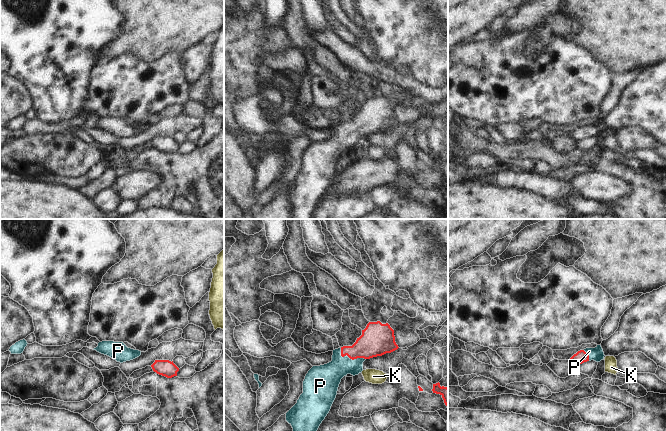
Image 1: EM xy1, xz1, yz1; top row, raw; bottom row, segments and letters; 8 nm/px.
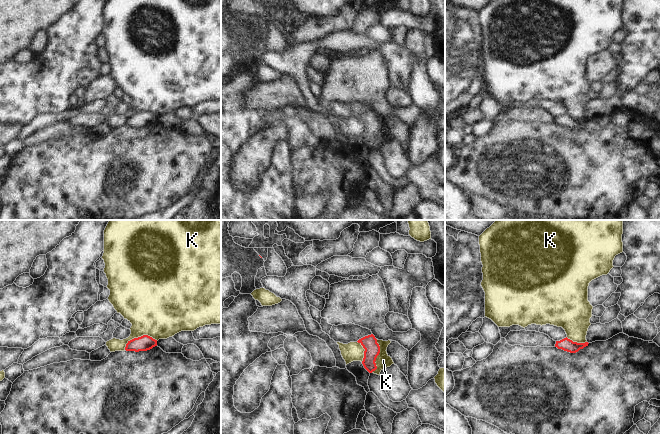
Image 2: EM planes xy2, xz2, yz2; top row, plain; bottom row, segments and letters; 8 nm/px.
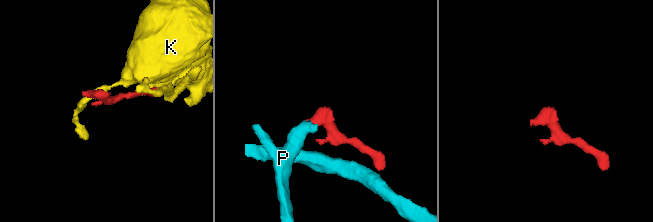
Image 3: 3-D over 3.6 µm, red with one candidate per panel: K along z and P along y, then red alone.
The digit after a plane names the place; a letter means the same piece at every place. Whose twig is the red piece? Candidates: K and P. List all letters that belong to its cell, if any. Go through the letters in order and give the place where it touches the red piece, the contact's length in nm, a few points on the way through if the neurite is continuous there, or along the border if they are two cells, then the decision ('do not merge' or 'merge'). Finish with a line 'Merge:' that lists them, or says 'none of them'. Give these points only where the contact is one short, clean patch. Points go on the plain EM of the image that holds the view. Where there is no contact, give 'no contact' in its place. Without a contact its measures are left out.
K: contact xy2 (139, 113); length 280 nm; border xy2 (157, 116), (147, 111), (141, 111), (132, 114), (124, 125); do not merge
P: contact xz1 (350, 134); length 220 nm; way xz1 (375, 116), (350, 134), (326, 154); merge
Merge: P

